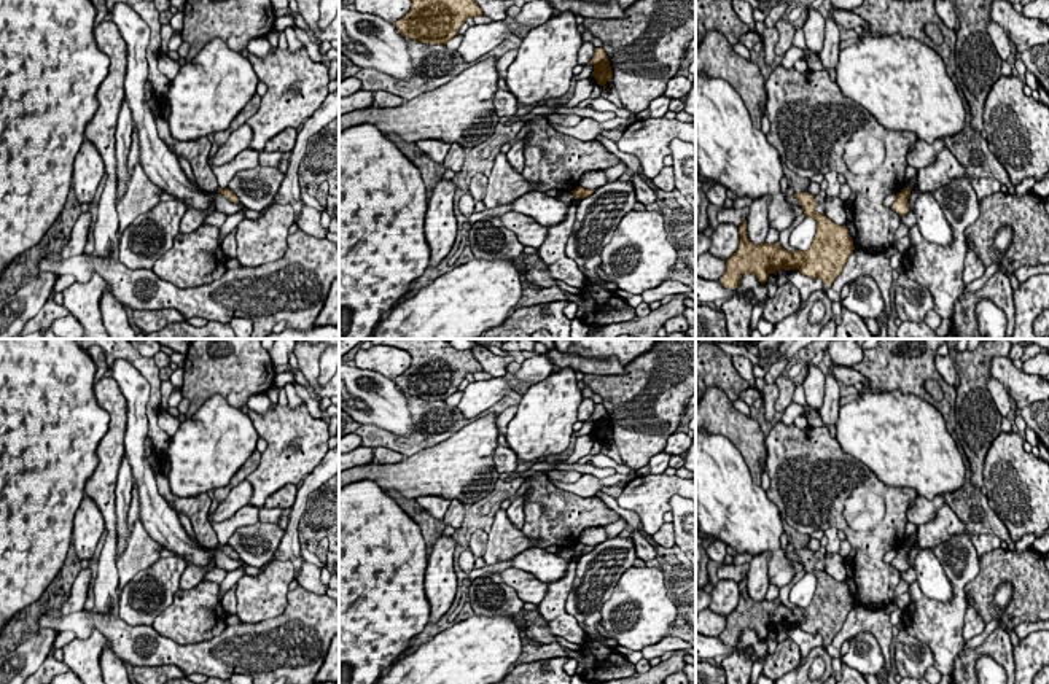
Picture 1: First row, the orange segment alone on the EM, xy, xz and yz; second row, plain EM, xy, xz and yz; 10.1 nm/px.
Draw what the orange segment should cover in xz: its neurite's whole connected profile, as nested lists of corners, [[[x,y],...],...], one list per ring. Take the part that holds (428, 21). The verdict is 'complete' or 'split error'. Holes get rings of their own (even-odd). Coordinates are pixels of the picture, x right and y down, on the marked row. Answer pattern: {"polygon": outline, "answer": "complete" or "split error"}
{"polygon": [[[411,0],[406,16],[395,22],[396,30],[420,43],[446,45],[468,17],[482,16],[474,0]]], "answer": "complete"}

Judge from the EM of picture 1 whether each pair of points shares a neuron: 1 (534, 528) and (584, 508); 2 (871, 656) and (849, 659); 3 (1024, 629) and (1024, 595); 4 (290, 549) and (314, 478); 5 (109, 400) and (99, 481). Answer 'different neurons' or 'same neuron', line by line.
1: same neuron
2: same neuron
3: different neurons
4: same neuron
5: same neuron

